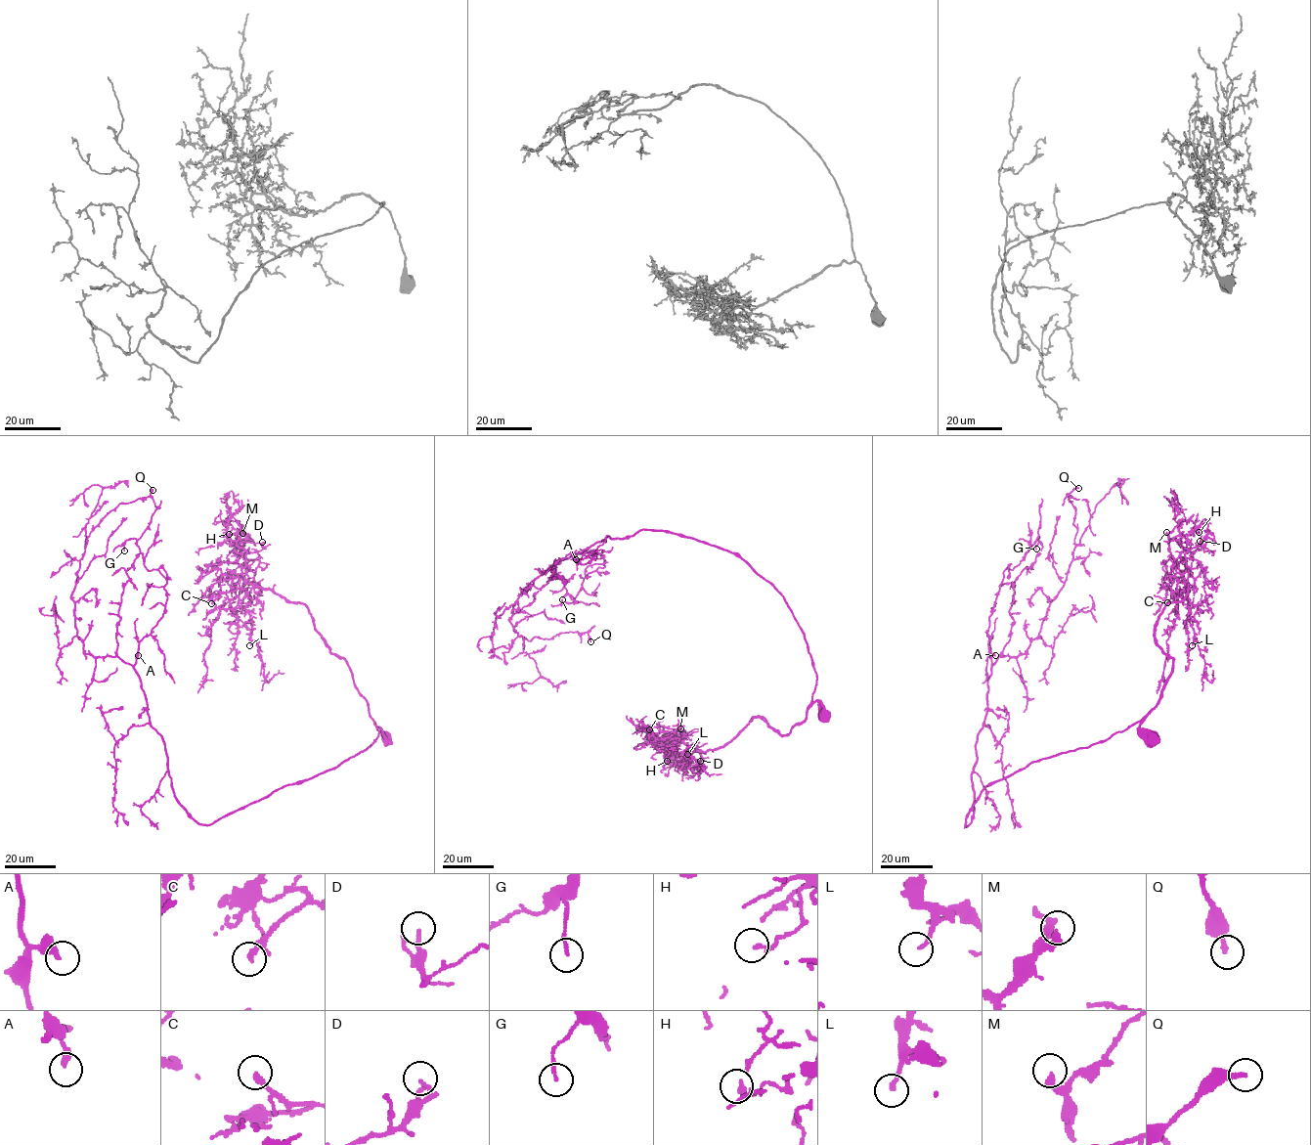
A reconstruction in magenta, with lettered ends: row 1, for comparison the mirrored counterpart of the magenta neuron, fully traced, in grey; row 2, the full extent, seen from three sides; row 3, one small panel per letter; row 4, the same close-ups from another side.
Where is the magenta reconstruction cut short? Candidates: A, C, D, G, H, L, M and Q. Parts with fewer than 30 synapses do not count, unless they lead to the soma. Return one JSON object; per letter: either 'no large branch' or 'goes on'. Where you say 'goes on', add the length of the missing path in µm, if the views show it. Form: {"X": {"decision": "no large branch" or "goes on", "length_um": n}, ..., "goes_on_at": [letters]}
{"A": {"decision": "no large branch"}, "C": {"decision": "goes on", "length_um": 35}, "D": {"decision": "goes on", "length_um": 10}, "G": {"decision": "no large branch"}, "H": {"decision": "no large branch"}, "L": {"decision": "goes on", "length_um": 30}, "M": {"decision": "goes on", "length_um": 40}, "Q": {"decision": "no large branch"}, "goes_on_at": ["C", "D", "L", "M"]}

